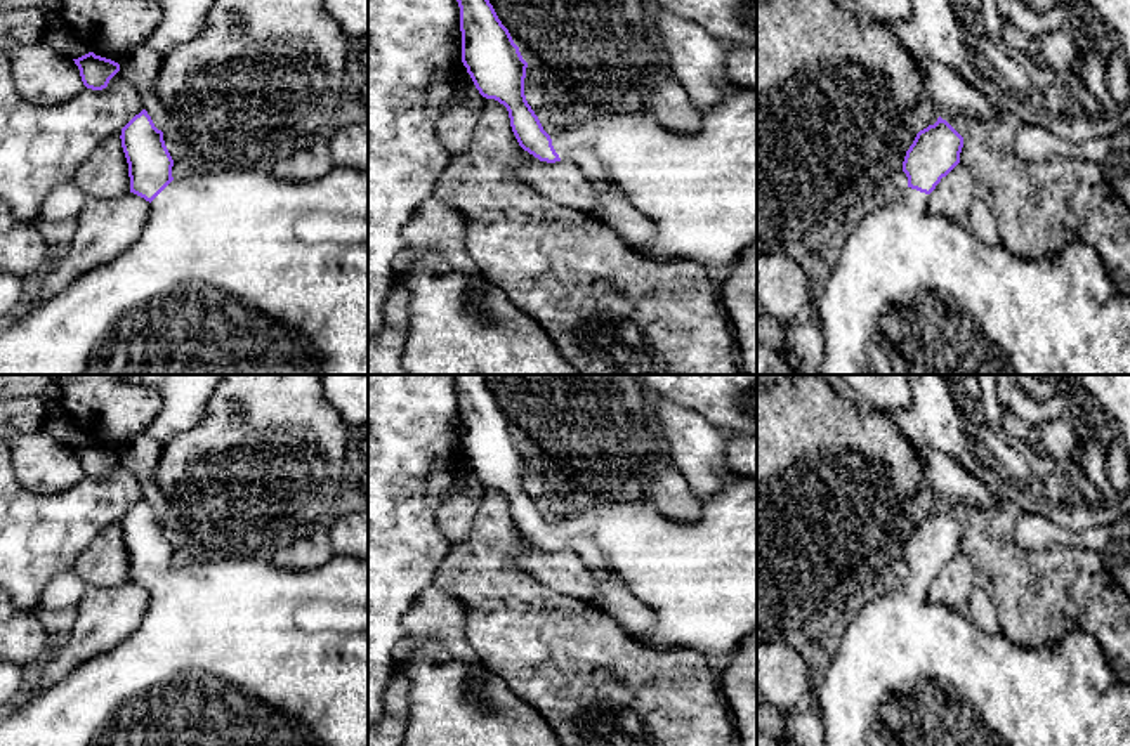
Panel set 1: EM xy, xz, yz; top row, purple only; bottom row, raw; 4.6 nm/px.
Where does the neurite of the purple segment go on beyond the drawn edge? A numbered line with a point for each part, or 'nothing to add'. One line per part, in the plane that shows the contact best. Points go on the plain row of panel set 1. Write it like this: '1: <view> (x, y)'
1: xy (233, 653)

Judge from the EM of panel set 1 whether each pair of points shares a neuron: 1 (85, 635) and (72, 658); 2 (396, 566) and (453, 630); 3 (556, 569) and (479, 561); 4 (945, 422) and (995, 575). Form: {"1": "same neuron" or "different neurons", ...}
{"1": "same neuron", "2": "different neurons", "3": "different neurons", "4": "different neurons"}

